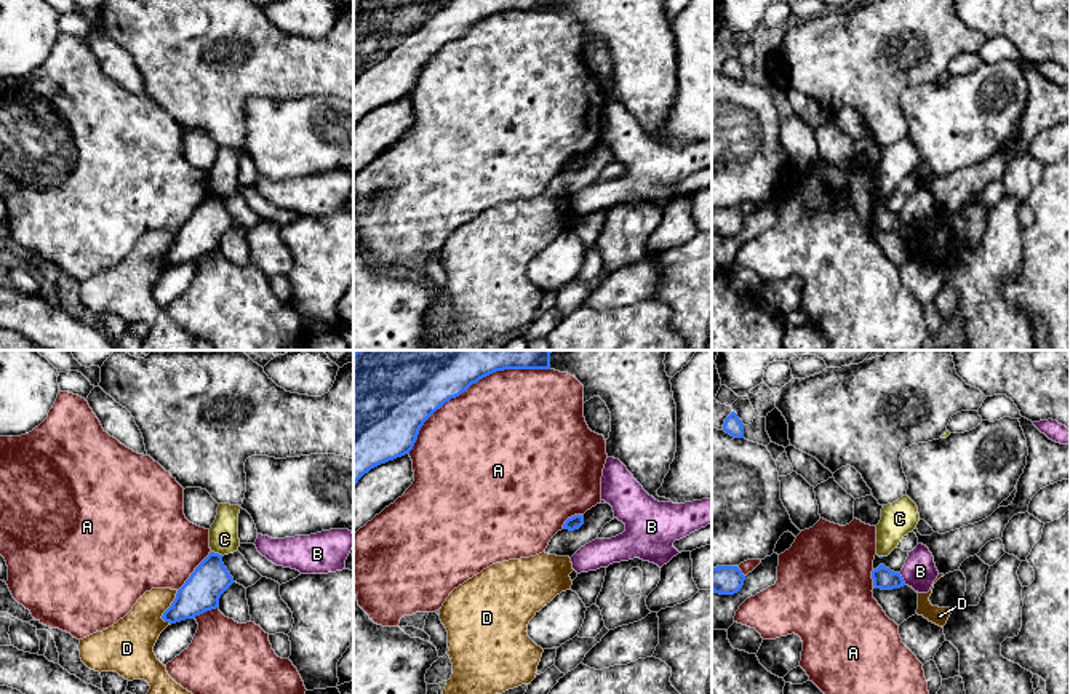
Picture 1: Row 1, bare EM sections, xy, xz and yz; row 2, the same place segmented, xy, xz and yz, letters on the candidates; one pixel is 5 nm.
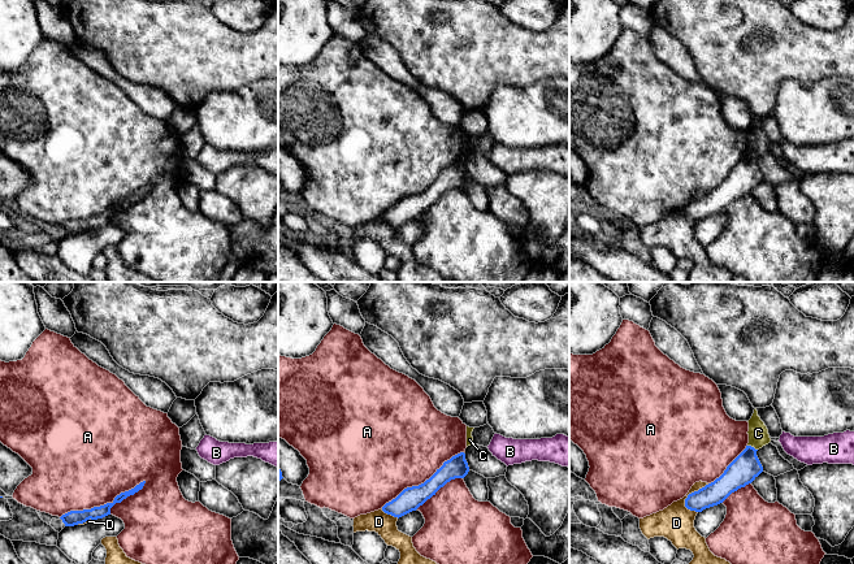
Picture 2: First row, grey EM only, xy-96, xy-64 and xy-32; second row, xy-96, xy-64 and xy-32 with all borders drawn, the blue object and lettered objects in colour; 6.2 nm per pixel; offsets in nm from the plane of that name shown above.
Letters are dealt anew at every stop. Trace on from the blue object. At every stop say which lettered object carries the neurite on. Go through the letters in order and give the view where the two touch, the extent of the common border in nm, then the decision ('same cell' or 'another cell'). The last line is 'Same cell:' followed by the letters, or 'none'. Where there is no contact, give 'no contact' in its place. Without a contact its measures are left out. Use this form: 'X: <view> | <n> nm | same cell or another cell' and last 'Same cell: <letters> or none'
A: xz | 850 nm | another cell
B: yz | 70 nm | another cell
C: xy | 60 nm | another cell
D: xy | 180 nm | another cell
Same cell: none

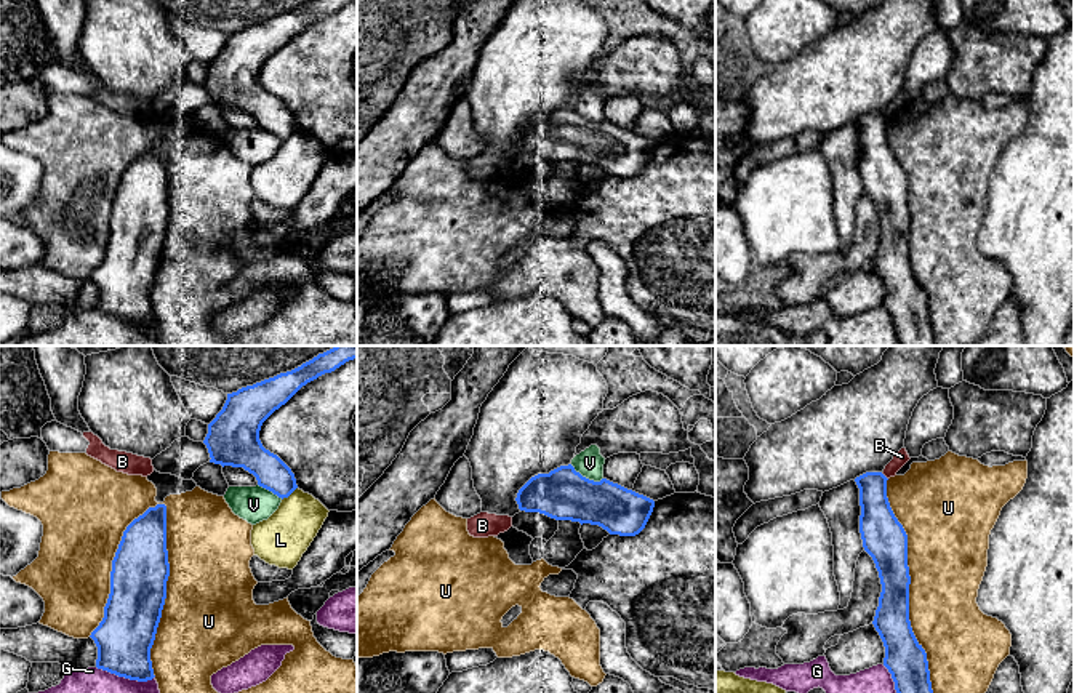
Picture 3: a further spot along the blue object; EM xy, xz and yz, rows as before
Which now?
B: yz | 50 nm | another cell
G: xy | 300 nm | another cell
L: xy | 100 nm | another cell
U: xy | 850 nm | another cell
V: xz | 180 nm | another cell
Same cell: none

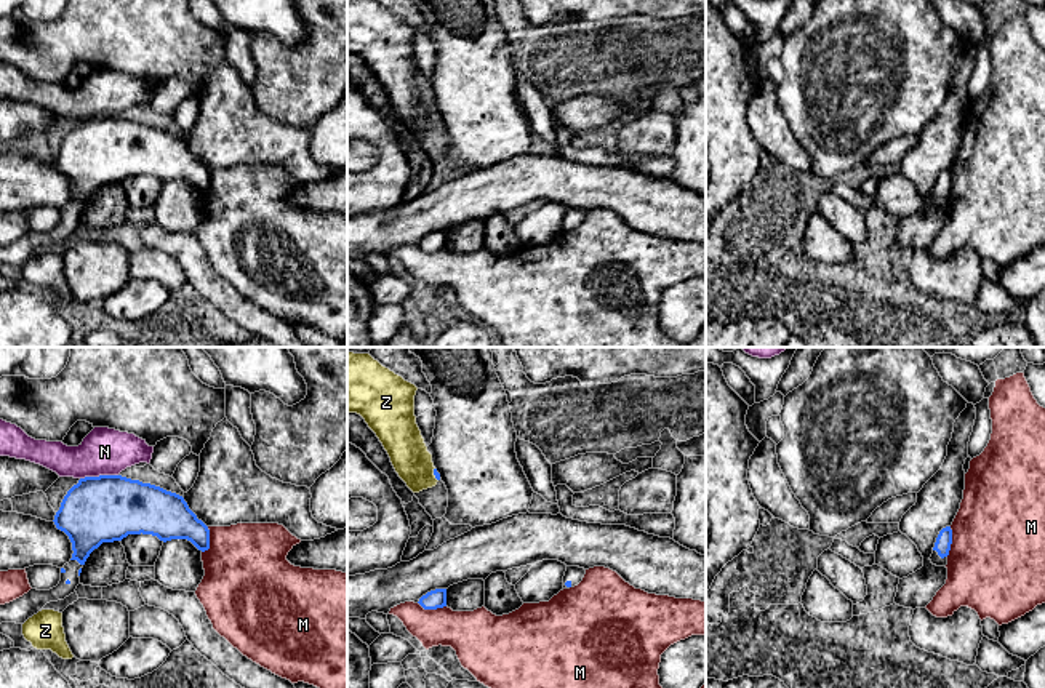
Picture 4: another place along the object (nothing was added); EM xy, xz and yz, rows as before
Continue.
M: yz | 150 nm | another cell
N: xy | 190 nm | another cell
Z: xz | 70 nm | another cell
Same cell: none

